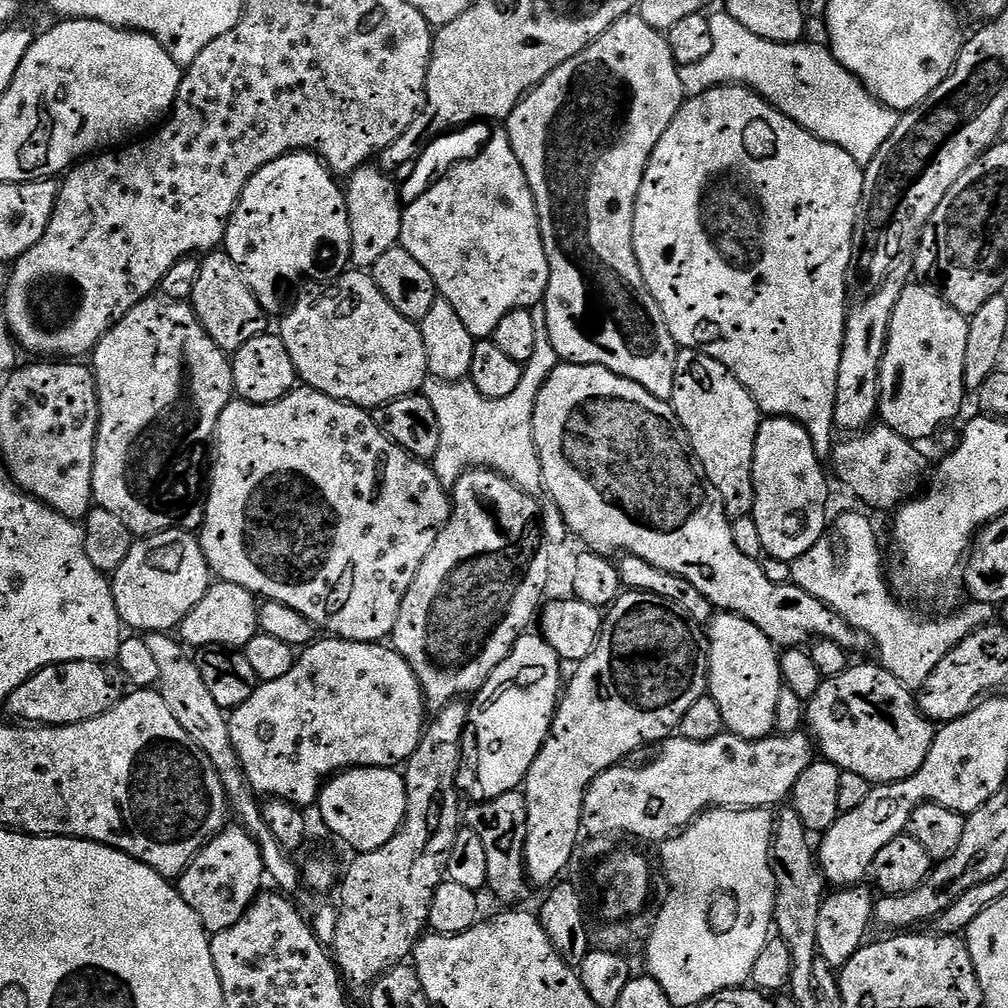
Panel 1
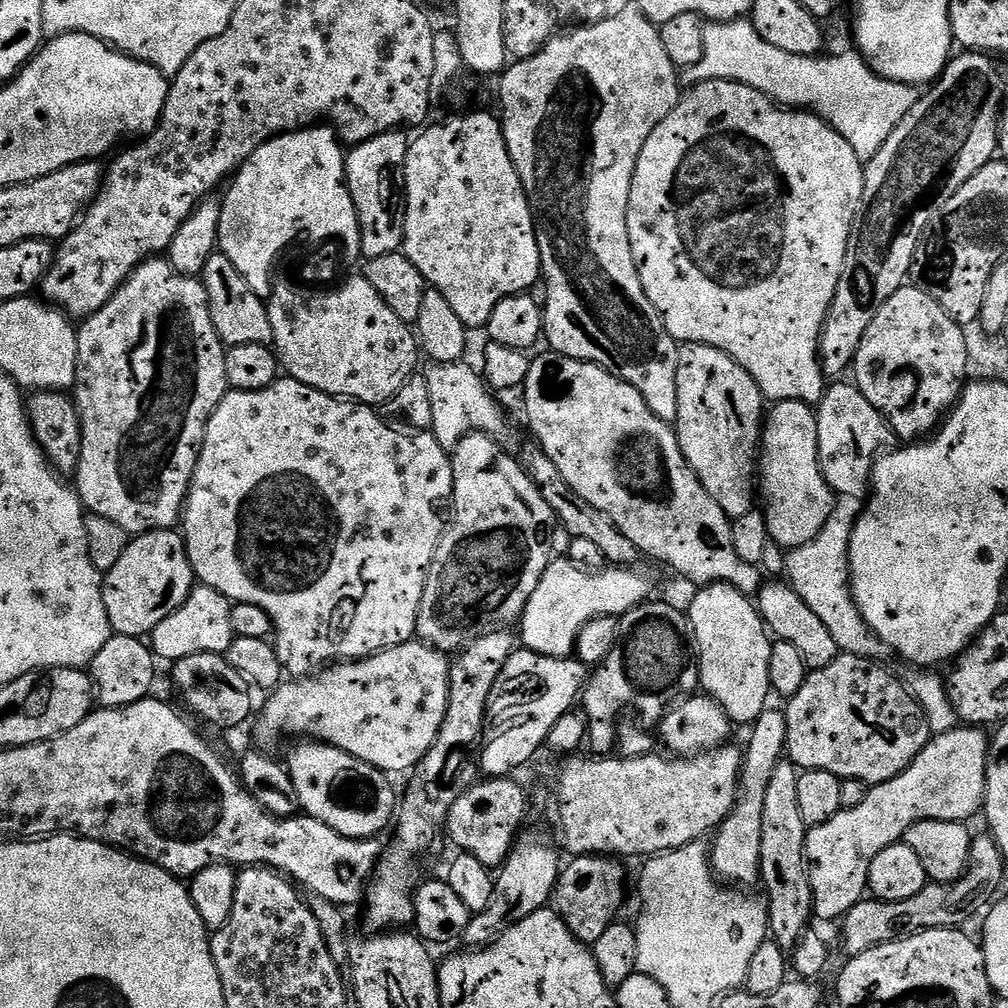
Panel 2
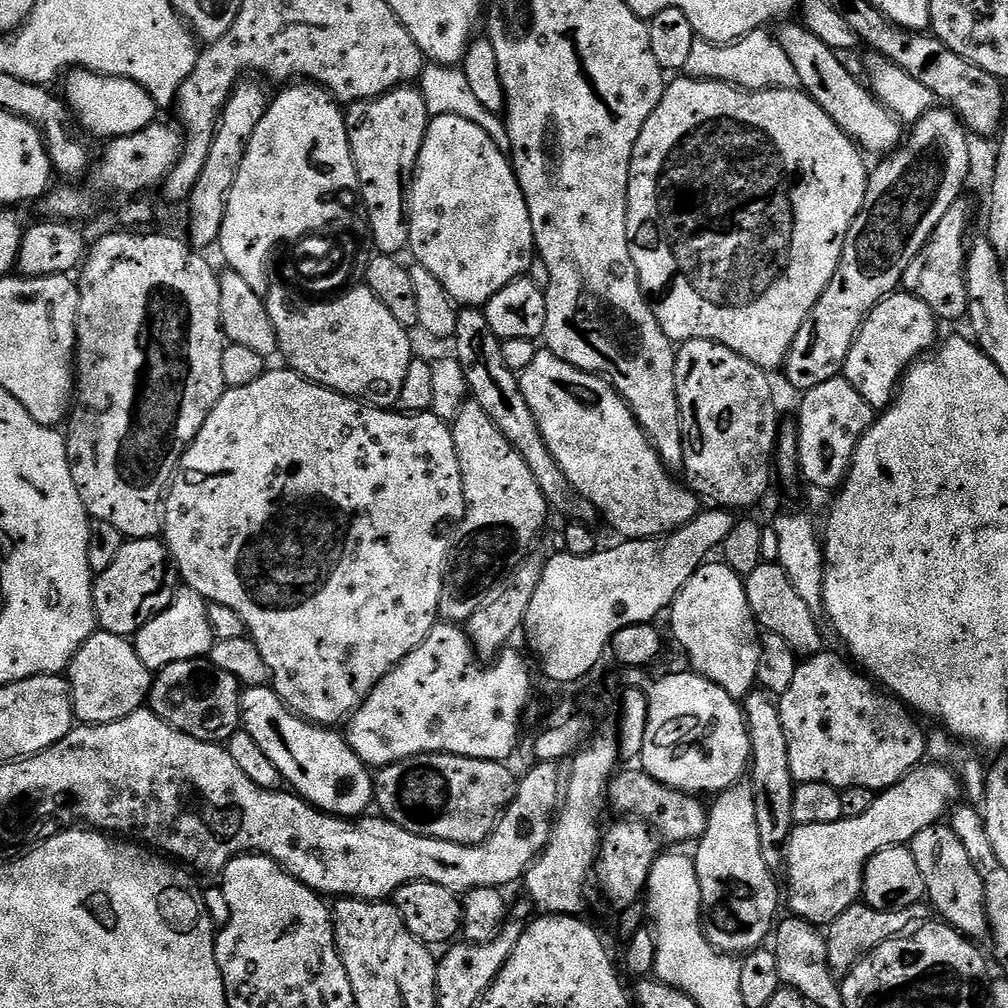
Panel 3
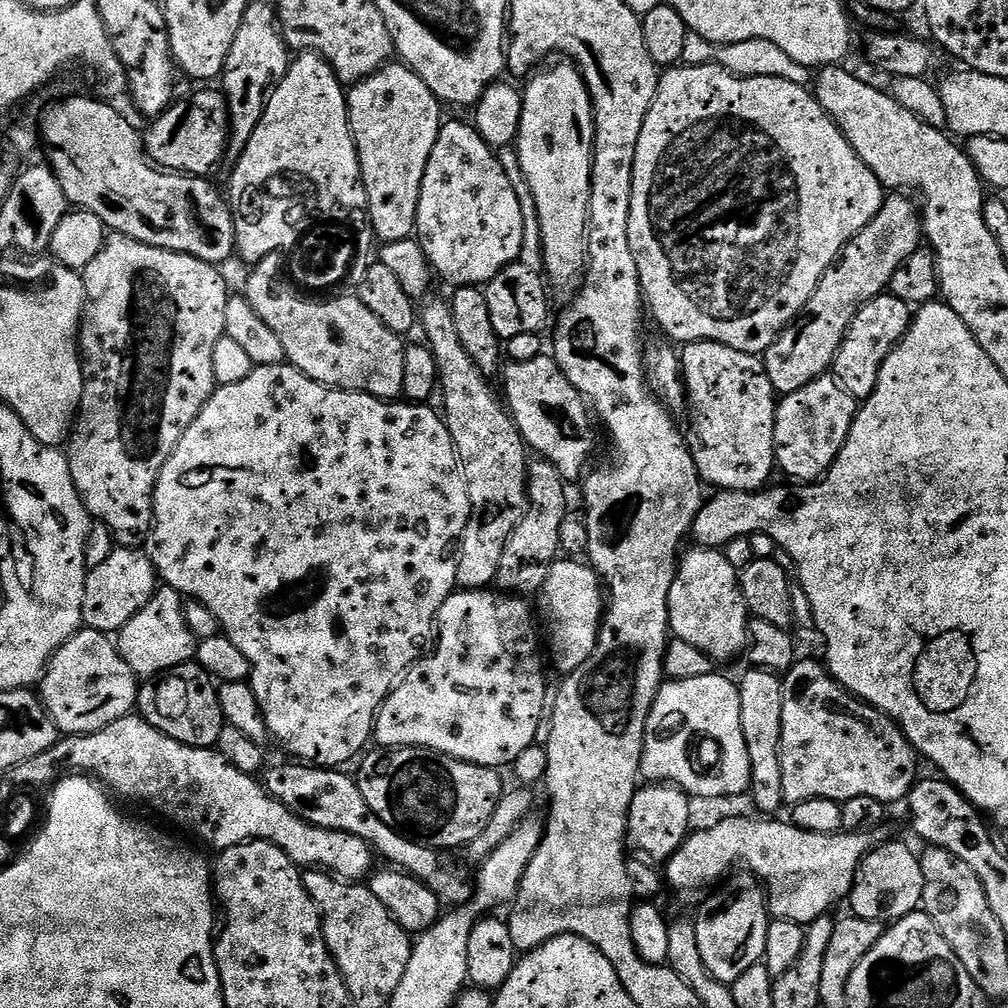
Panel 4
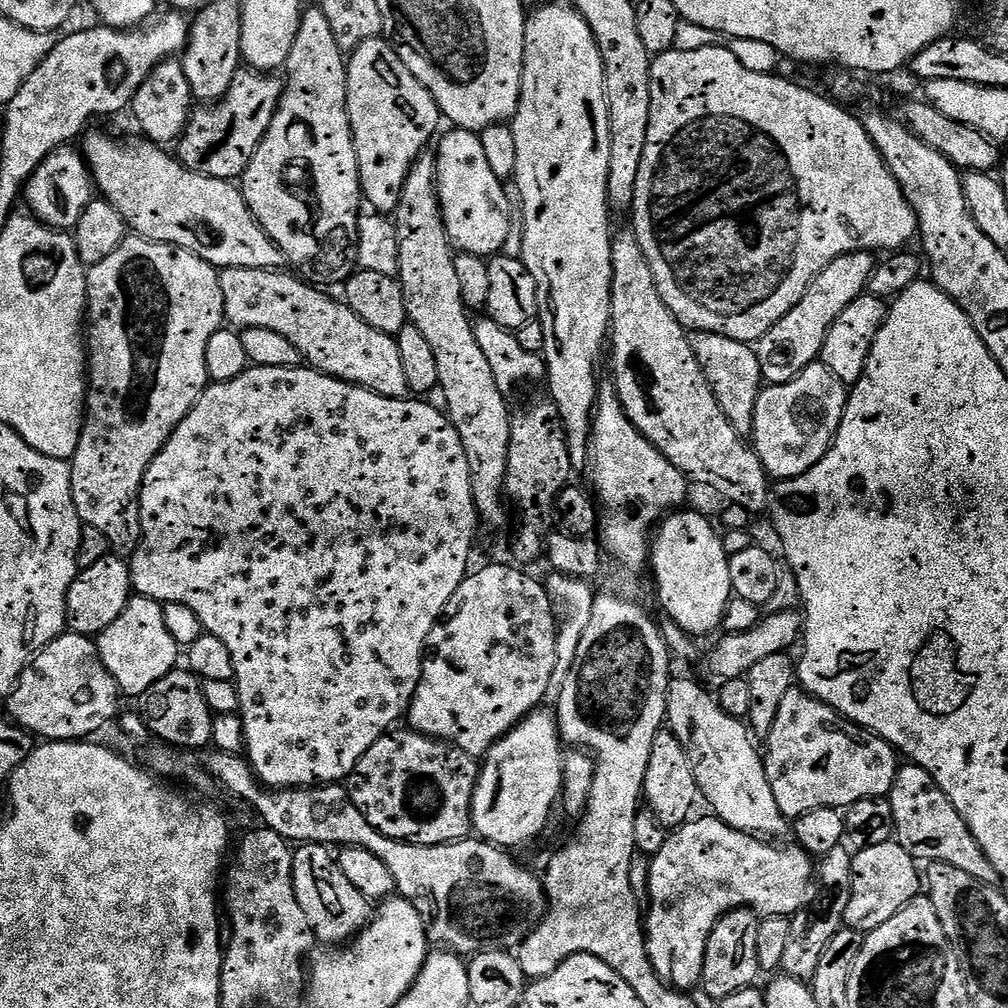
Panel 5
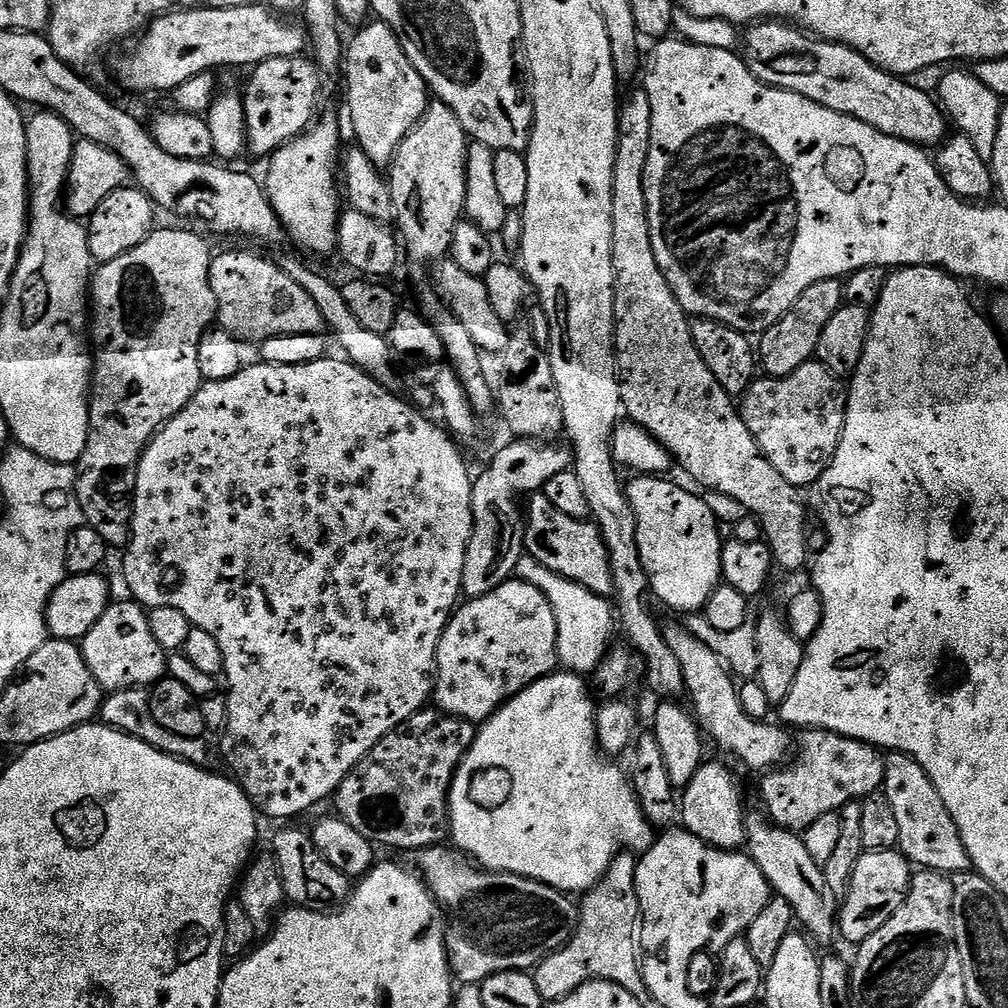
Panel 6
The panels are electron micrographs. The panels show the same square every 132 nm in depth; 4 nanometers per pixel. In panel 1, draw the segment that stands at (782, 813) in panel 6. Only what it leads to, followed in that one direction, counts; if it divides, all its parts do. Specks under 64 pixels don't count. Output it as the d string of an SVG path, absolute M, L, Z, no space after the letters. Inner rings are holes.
M876 662L853 663L842 674L821 679L818 694L806 704L806 728L823 759L838 766L841 772L859 774L873 786L893 784L914 775L922 762L926 762L926 754L930 754L930 746L938 731L937 725L920 713L913 689L907 688Z

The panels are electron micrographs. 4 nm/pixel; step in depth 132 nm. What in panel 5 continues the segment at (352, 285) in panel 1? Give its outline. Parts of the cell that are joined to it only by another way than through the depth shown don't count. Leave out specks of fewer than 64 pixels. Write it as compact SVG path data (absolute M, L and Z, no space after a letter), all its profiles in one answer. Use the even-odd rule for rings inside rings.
M267 268L223 269L220 285L227 323L240 330L274 330L274 334L282 334L282 338L294 342L301 357L317 372L345 380L348 384L357 384L359 388L368 388L386 398L409 399L406 373L402 371L402 354L398 354L396 338L362 322L362 318L358 318L347 304L337 297L336 301L334 297L327 296L324 293L327 291L286 273Z

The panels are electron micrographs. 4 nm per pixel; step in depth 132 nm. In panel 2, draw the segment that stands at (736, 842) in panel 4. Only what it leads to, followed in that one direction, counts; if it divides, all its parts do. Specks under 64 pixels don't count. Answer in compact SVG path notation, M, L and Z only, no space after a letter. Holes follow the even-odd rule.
M959 726L949 732L933 735L928 744L910 762L902 774L881 784L869 787L865 800L853 808L845 808L830 822L809 827L804 854L808 858L808 881L812 887L812 906L817 917L839 921L856 903L865 899L868 892L870 862L886 850L886 846L903 841L906 830L920 820L971 821L971 816L984 807L986 770L990 736L976 726Z

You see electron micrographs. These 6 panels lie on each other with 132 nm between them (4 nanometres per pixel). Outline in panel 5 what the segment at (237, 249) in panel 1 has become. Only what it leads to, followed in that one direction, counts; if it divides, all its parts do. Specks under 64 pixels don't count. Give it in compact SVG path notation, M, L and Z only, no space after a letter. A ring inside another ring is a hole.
M315 6L305 11L298 26L298 38L294 38L294 50L290 50L290 58L286 65L286 83L284 96L280 100L280 106L274 116L274 122L270 124L270 130L266 132L266 138L258 146L254 158L250 160L250 166L245 170L242 177L242 191L254 218L266 230L269 238L282 250L285 261L289 265L312 264L316 272L332 272L332 268L340 268L344 264L344 256L348 256L348 244L352 244L352 232L360 232L360 218L362 215L362 193L360 191L360 167L356 157L356 147L352 137L352 123L348 117L348 65L346 53L340 47L338 38L330 26L330 18L322 14L322 10Z

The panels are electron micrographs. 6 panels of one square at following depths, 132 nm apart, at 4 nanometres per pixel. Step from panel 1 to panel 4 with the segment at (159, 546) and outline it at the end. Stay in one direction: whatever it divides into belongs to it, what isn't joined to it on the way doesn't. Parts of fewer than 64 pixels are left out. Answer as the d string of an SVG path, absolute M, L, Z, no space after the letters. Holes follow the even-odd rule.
M113 547L102 566L89 571L84 583L84 624L105 634L119 633L152 600L158 587L152 557L140 548Z

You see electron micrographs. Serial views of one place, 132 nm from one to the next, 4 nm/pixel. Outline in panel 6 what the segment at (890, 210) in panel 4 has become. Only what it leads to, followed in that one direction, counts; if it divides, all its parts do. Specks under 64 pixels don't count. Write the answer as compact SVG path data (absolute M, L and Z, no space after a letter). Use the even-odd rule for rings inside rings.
M823 280L814 282L798 302L794 302L788 311L774 326L770 326L758 340L758 364L764 368L769 377L788 376L794 370L809 363L816 355L818 338L822 338L822 330L830 318L844 304L844 285L840 280Z

